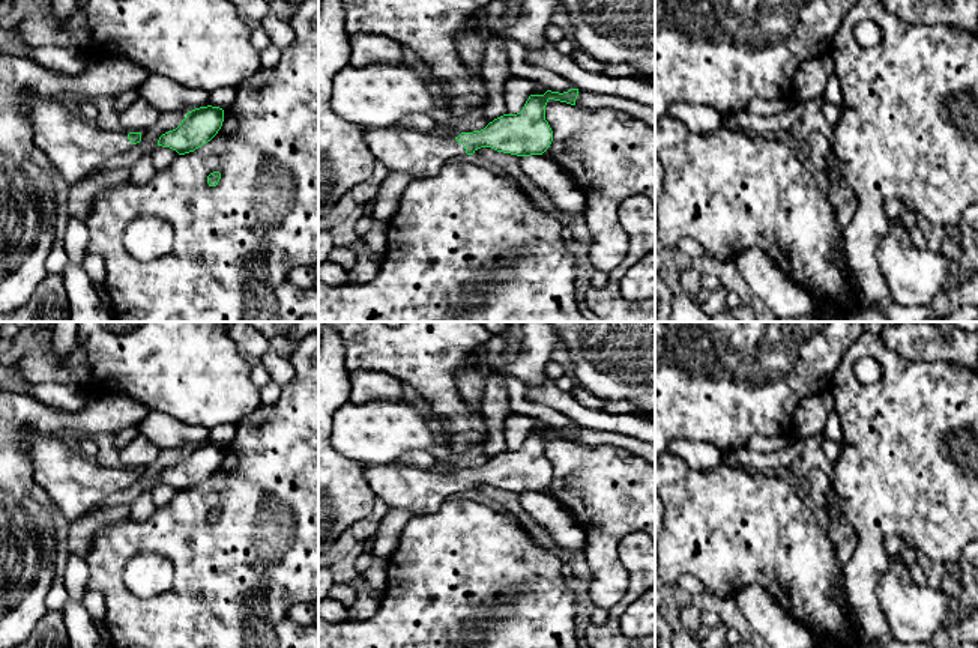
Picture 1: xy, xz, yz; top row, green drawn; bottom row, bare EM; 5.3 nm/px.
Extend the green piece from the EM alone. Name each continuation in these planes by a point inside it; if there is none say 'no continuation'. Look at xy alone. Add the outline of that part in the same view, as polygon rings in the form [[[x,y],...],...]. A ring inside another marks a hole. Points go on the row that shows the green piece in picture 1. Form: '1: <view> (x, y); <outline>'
1: xy (77, 148); [[[23,90],[18,113],[32,126],[35,144],[69,188],[104,171],[111,155],[134,146],[128,132],[107,132],[83,116],[72,114],[53,96]]]

